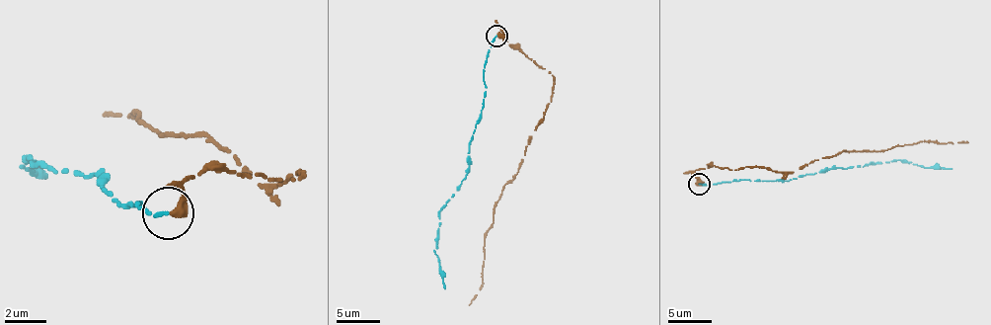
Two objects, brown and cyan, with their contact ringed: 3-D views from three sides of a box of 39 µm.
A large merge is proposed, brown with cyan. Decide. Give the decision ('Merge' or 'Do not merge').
Do not merge

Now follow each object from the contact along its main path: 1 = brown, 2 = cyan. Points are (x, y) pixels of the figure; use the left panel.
1: (172, 211), (182, 186), (202, 170), (295, 181), (301, 170), (260, 186), (213, 139), (105, 114)
2: (166, 211), (125, 206), (105, 191), (99, 176), (32, 160), (32, 155), (22, 165), (32, 176), (47, 176)

